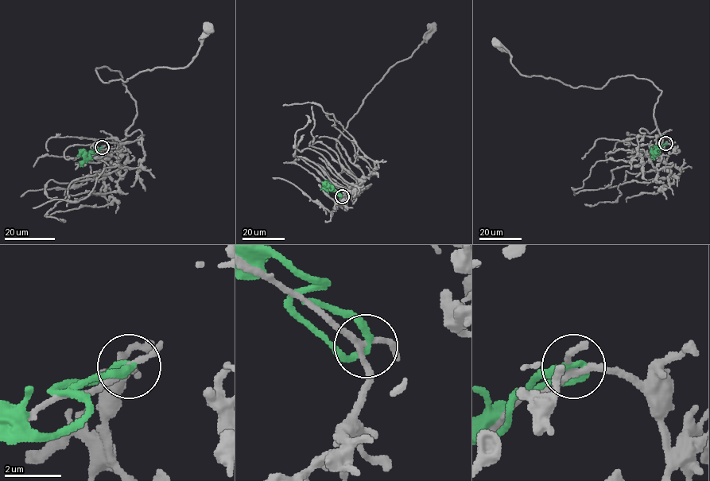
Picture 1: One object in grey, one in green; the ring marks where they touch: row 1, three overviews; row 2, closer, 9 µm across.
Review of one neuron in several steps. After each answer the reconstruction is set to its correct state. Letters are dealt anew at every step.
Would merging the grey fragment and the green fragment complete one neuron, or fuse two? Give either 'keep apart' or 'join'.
keep apart

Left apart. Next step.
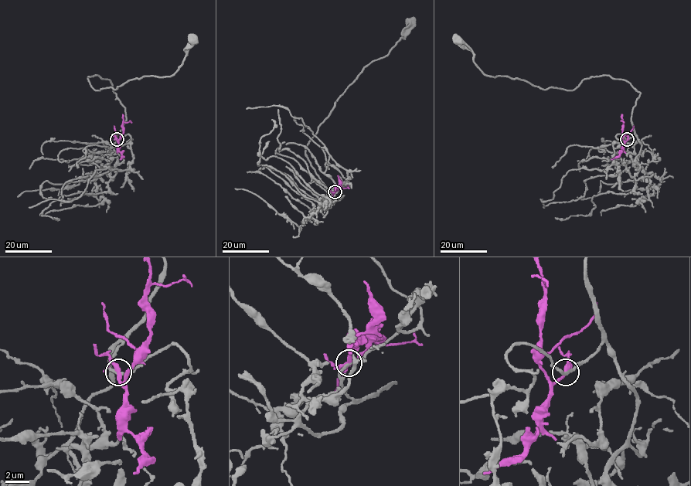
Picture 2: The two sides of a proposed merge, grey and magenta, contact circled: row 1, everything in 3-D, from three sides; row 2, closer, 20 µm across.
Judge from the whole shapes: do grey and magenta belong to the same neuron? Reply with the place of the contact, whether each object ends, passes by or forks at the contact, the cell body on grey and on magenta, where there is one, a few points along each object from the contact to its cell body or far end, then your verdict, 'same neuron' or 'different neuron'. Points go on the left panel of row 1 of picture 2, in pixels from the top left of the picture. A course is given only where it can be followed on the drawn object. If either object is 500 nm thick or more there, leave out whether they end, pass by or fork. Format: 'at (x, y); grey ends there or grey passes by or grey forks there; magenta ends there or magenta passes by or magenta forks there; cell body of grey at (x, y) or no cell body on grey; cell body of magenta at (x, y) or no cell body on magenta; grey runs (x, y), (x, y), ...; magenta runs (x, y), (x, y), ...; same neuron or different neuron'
at (117, 139); grey passes by; magenta passes by; cell body of grey at (193, 39); no cell body on magenta; grey runs (117, 139), (125, 107), (109, 79), (87, 78), (99, 90), (145, 76), (170, 76), (192, 39); magenta runs (117, 139), (118, 141), (123, 131), (123, 124), (131, 120); same neuron

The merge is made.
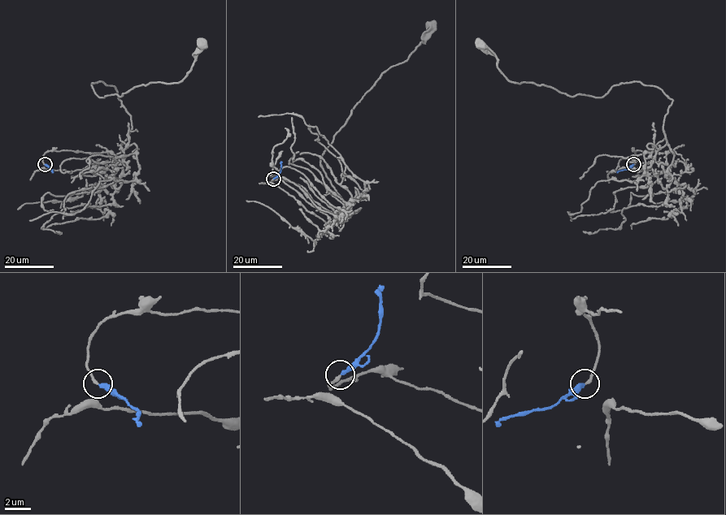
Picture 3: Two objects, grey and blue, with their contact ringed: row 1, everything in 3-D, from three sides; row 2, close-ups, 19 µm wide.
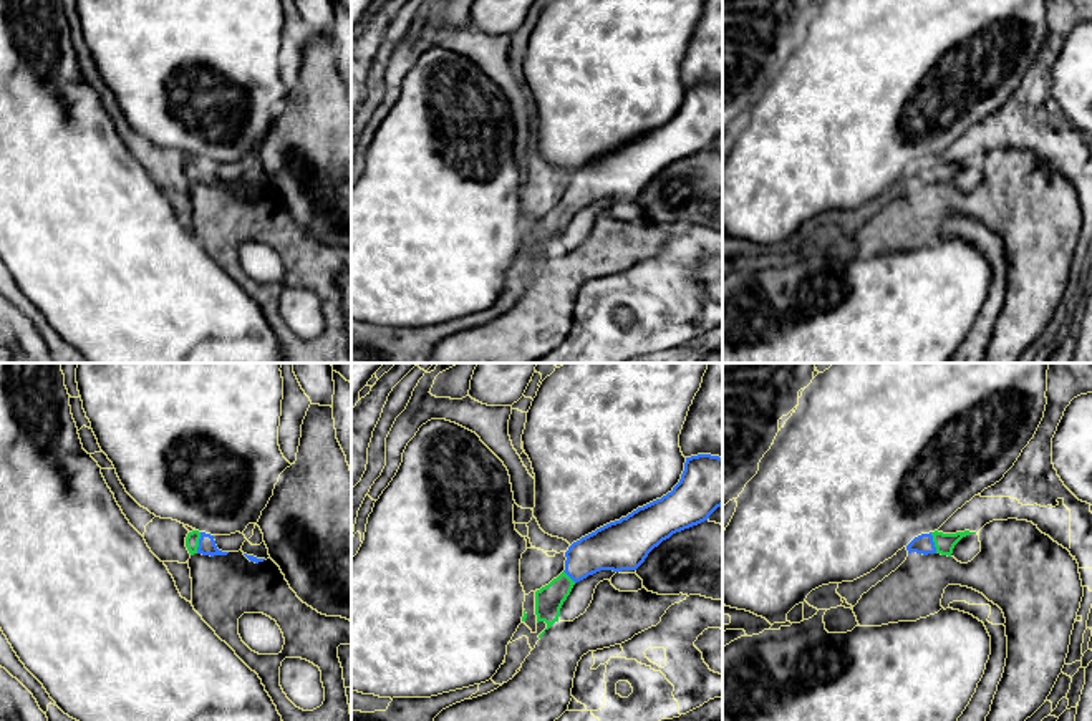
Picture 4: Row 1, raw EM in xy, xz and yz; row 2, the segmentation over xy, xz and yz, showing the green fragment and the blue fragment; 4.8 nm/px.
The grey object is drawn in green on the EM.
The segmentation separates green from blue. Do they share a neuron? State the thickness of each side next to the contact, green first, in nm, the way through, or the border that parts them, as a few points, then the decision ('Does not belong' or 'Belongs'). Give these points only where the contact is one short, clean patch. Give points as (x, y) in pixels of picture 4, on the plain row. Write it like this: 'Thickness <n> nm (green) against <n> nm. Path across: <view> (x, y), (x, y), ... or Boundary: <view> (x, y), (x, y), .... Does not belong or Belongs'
Thickness 70 nm (green) against 80 nm. Path across: xy (193, 166), (198, 171), (207, 174). Belongs

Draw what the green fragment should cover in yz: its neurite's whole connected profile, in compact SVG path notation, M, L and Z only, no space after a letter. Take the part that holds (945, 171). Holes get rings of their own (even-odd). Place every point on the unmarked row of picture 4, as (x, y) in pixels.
M930 161L930 162L921 162L915 166L908 174L906 179L908 182L916 181L916 182L941 182L951 186L954 174L966 164L976 162L976 161L956 161L956 162L943 162L943 161Z

